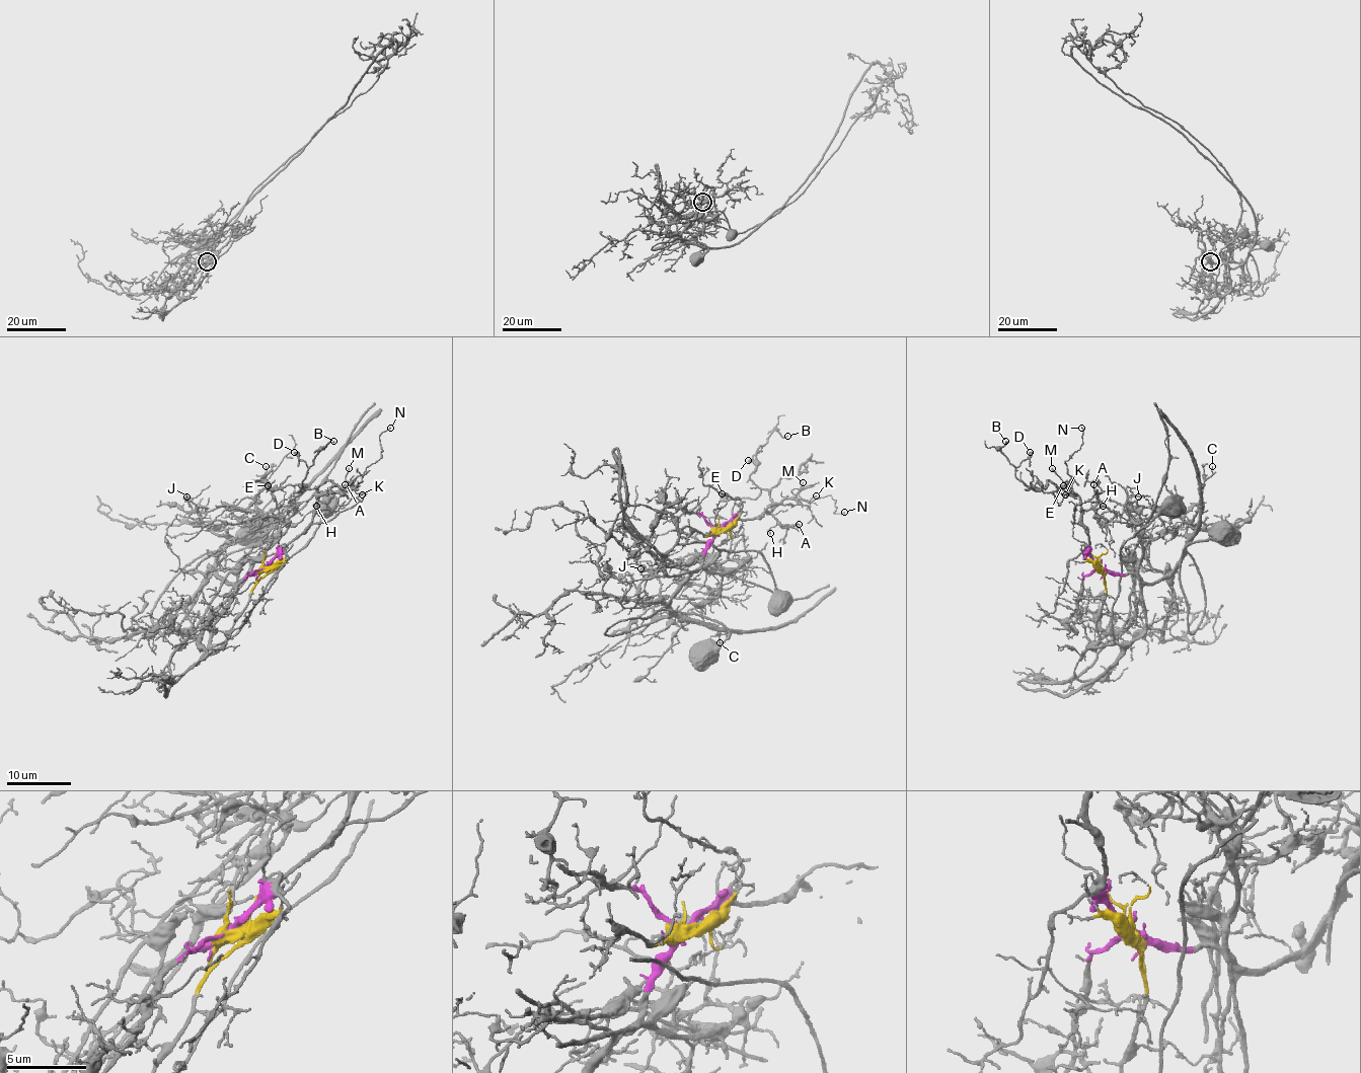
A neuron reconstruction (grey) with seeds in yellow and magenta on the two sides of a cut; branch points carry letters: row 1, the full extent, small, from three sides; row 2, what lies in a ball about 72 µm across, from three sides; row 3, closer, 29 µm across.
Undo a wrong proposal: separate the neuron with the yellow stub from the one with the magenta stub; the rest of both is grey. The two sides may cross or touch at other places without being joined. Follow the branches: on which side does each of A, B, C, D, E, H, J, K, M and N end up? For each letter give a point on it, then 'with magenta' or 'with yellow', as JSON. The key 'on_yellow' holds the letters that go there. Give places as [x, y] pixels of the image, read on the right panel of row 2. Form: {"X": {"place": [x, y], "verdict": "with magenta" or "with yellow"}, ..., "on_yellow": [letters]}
{"A": {"place": [1093, 484], "verdict": "with magenta"}, "B": {"place": [1005, 441], "verdict": "with magenta"}, "C": {"place": [1212, 466], "verdict": "with magenta"}, "D": {"place": [1030, 452], "verdict": "with magenta"}, "E": {"place": [1063, 485], "verdict": "with magenta"}, "H": {"place": [1103, 506], "verdict": "with magenta"}, "J": {"place": [1138, 496], "verdict": "with magenta"}, "K": {"place": [1065, 494], "verdict": "with magenta"}, "M": {"place": [1052, 468], "verdict": "with magenta"}, "N": {"place": [1081, 428], "verdict": "with magenta"}, "on_yellow": []}

